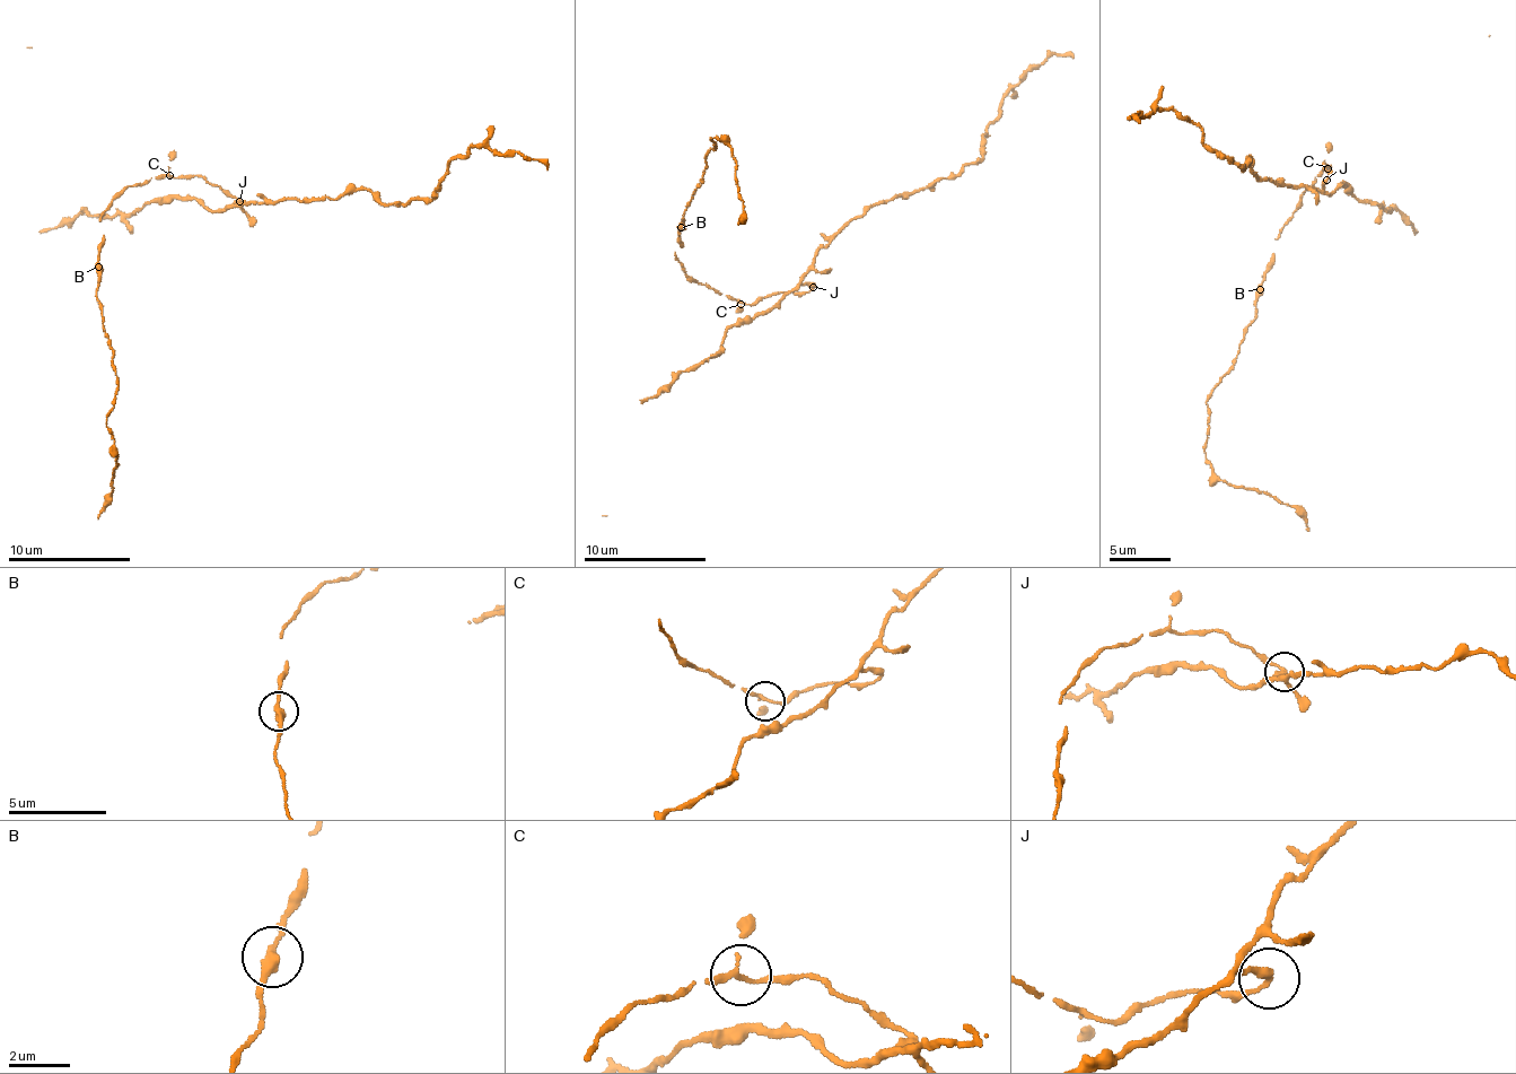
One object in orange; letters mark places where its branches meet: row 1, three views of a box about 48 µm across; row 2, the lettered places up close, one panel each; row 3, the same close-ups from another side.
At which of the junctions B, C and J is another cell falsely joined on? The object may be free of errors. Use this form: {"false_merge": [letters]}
{"false_merge": ["J"]}

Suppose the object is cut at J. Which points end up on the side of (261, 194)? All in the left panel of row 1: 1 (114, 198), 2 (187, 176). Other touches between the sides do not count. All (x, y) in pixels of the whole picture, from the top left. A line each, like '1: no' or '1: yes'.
1: no
2: no

